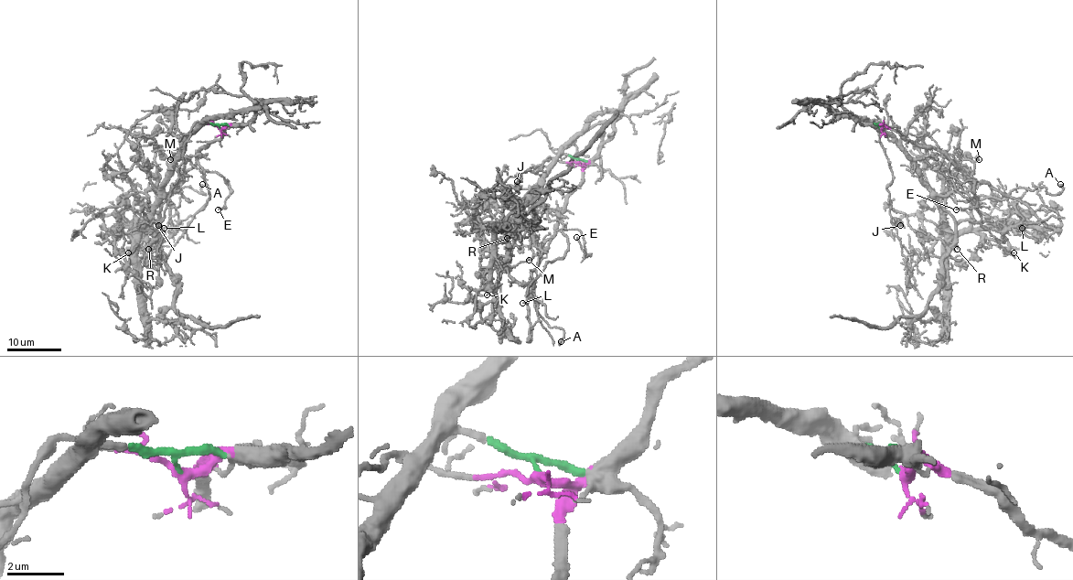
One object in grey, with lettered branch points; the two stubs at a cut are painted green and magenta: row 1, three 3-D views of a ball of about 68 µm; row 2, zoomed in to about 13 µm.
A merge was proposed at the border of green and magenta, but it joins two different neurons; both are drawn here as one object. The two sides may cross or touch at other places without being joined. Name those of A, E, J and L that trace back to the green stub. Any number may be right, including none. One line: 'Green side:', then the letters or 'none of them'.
Green side: L

